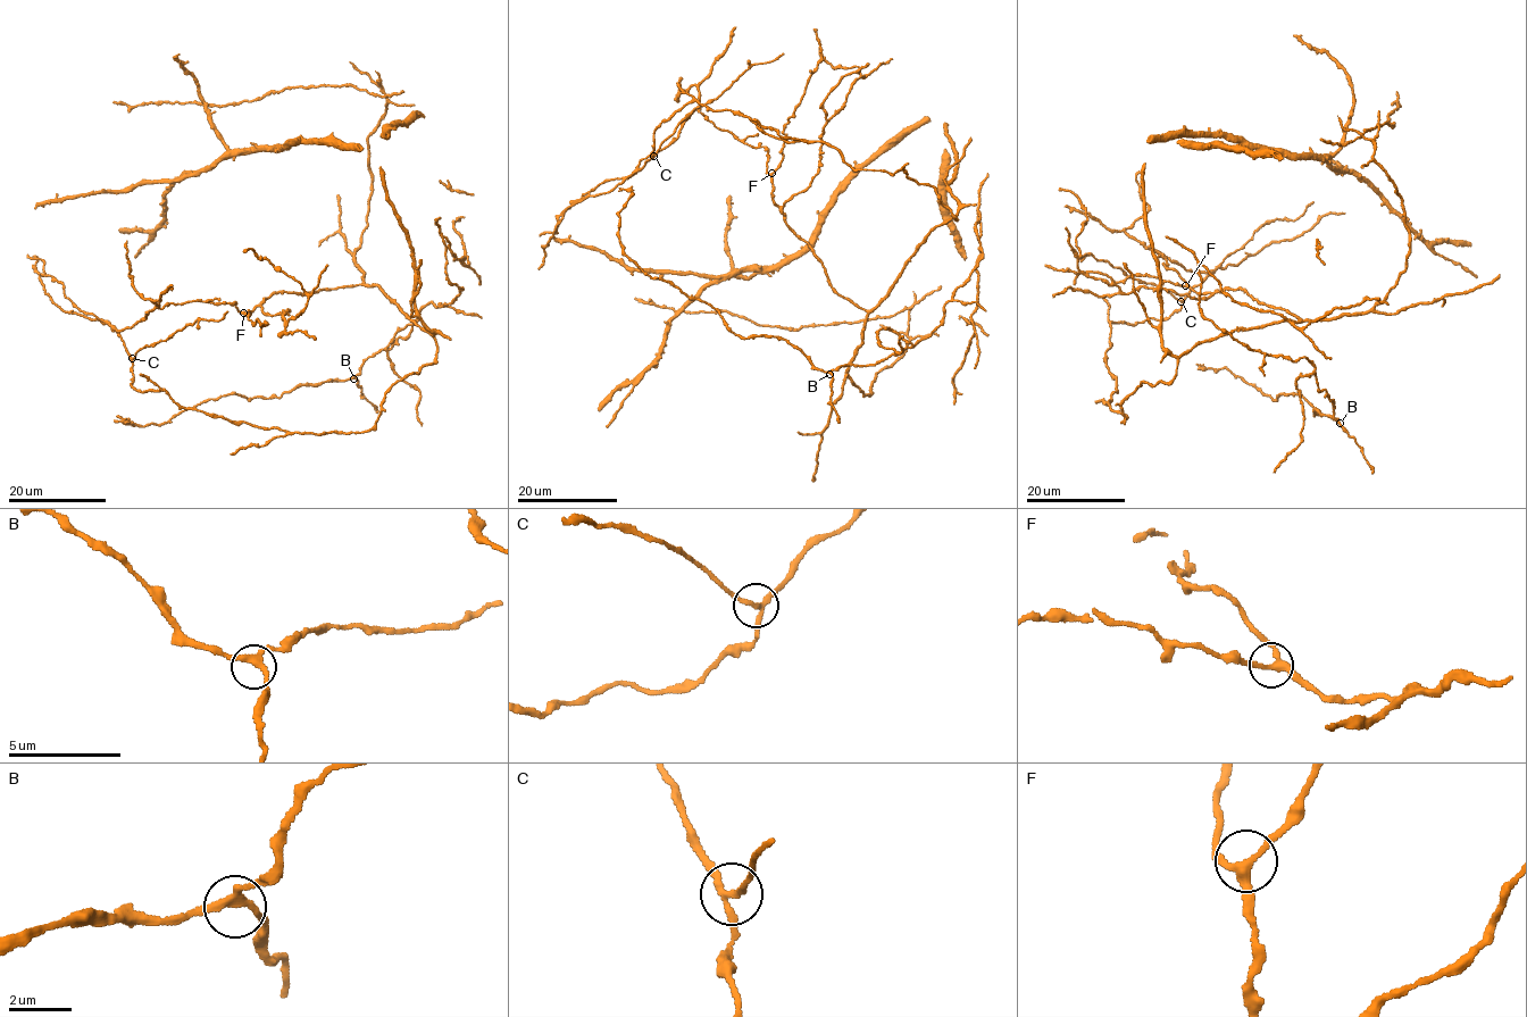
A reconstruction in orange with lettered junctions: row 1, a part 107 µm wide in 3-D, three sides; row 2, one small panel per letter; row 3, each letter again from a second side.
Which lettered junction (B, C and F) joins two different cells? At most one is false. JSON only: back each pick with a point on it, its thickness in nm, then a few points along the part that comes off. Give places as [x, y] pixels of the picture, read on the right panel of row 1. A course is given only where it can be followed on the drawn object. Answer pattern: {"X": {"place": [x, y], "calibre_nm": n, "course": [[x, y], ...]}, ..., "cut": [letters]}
{"C": {"place": [1181, 301], "calibre_nm": 190, "course": [[1182, 301], [1159, 286], [1129, 277], [1108, 261], [1085, 253], [1079, 258], [1070, 249]]}, "cut": ["C"]}

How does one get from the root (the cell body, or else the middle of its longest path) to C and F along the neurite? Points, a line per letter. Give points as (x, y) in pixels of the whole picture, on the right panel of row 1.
C: (1160, 321), (1176, 375), (1141, 384), (1120, 422), (1108, 402), (1110, 323), (1167, 319), (1182, 301)
F: (1160, 321), (1161, 342), (1177, 356), (1235, 331), (1300, 319), (1258, 303), (1243, 289), (1195, 293), (1185, 285)

